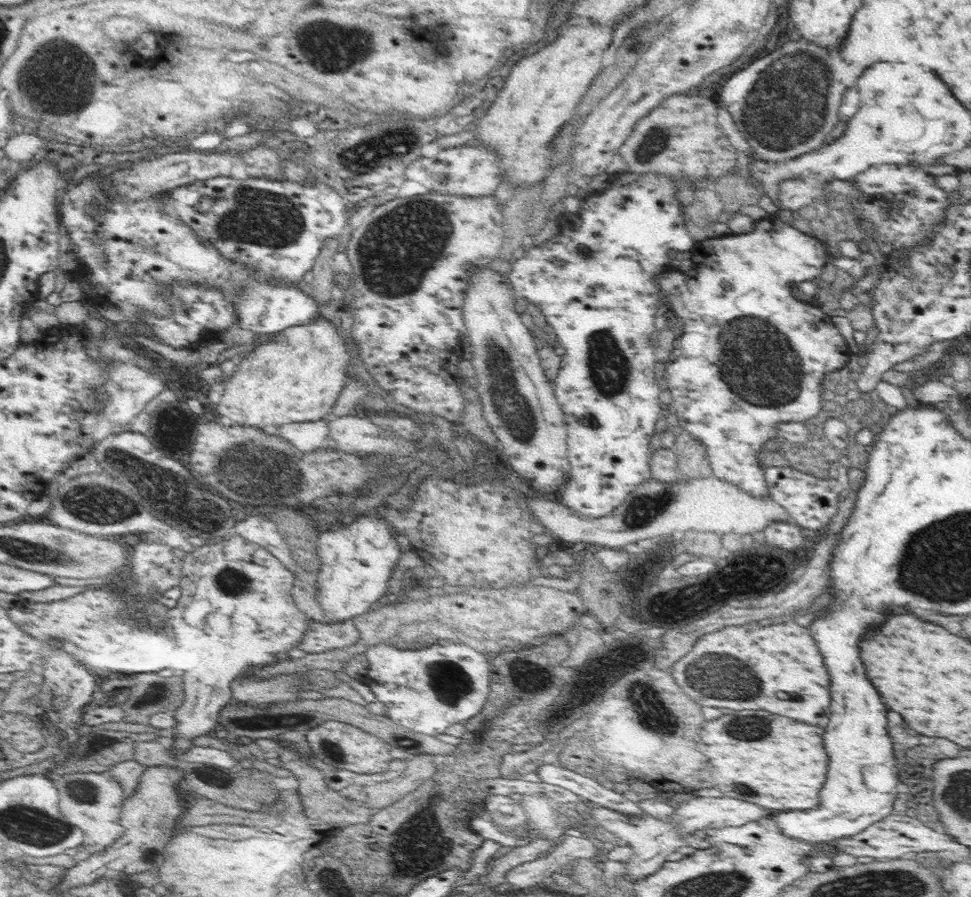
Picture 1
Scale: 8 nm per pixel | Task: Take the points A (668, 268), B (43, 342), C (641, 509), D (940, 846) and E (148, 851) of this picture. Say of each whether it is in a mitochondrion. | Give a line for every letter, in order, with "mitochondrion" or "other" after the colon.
A: other
B: other
C: mitochondrion
D: other
E: mitochondrion

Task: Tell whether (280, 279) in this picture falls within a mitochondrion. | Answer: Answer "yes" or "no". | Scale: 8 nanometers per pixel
no

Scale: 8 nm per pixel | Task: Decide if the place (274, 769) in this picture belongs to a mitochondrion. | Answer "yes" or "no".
no

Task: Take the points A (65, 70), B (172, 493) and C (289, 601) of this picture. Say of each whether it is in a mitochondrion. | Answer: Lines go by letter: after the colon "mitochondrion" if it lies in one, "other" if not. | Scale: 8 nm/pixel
A: mitochondrion
B: mitochondrion
C: other

